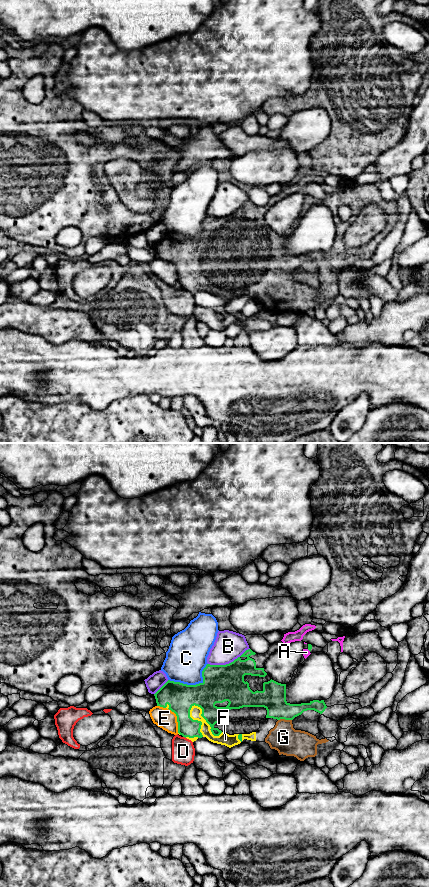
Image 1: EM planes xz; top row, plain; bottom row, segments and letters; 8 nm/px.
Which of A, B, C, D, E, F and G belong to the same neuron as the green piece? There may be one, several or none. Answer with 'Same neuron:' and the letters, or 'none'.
Same neuron: A, F, G

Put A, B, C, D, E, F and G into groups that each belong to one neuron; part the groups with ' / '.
A F G / B / C / D / E

